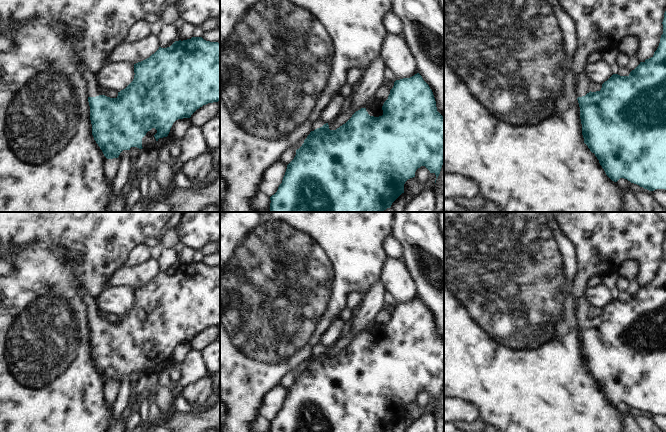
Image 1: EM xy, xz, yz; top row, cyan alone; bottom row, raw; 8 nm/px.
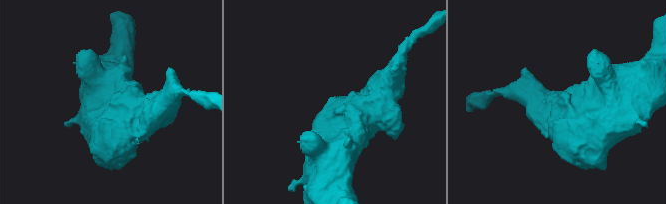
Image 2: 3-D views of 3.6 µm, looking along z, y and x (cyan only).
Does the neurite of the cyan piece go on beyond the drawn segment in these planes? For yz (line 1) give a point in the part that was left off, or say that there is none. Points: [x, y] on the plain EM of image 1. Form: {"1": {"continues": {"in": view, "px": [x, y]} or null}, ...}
{"1": {"continues": {"in": "yz", "px": [583, 308]}}}

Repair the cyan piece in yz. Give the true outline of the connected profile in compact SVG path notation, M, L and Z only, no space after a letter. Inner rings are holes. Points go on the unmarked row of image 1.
M666 235L662 248L663 258L654 279L640 286L628 300L613 298L602 308L601 314L596 316L590 315L592 307L585 294L576 302L584 367L595 378L612 405L624 402L649 415L666 414Z

